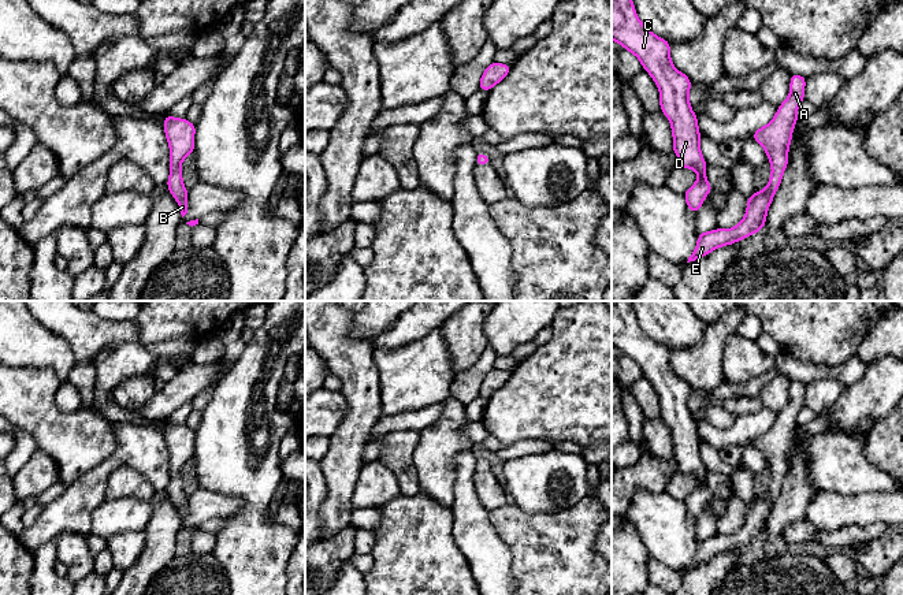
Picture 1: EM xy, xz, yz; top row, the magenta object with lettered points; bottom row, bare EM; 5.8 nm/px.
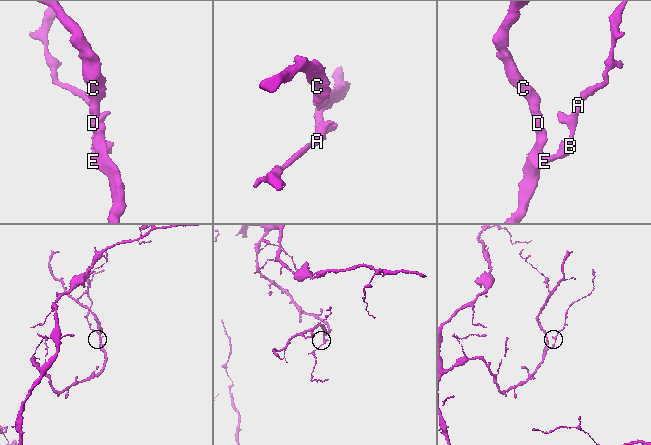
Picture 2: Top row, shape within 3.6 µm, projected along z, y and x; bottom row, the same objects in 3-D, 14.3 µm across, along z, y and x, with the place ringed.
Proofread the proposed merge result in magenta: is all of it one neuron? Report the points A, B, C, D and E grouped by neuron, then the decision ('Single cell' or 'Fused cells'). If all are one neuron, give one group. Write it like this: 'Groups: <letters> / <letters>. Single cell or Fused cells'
Groups: A B C D E. Single cell

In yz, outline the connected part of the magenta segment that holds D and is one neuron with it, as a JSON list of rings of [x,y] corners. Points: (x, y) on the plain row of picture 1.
[[[612,301],[612,346],[640,367],[659,395],[659,413],[670,428],[679,472],[698,479],[698,487],[683,501],[690,517],[698,520],[713,494],[706,486],[698,423],[688,406],[691,387],[675,375],[670,350],[640,328],[631,301]]]

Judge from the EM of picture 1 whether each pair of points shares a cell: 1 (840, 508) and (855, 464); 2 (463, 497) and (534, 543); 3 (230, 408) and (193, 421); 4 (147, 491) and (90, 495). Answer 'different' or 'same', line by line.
1: different
2: different
3: different
4: different

